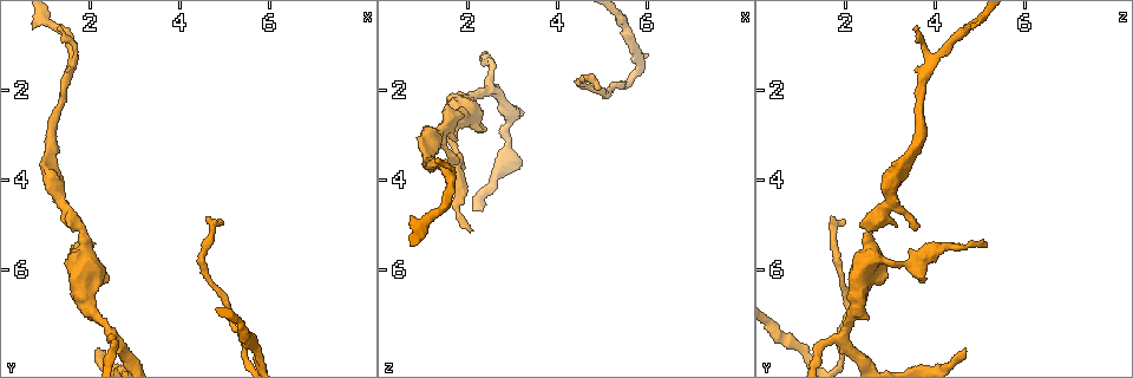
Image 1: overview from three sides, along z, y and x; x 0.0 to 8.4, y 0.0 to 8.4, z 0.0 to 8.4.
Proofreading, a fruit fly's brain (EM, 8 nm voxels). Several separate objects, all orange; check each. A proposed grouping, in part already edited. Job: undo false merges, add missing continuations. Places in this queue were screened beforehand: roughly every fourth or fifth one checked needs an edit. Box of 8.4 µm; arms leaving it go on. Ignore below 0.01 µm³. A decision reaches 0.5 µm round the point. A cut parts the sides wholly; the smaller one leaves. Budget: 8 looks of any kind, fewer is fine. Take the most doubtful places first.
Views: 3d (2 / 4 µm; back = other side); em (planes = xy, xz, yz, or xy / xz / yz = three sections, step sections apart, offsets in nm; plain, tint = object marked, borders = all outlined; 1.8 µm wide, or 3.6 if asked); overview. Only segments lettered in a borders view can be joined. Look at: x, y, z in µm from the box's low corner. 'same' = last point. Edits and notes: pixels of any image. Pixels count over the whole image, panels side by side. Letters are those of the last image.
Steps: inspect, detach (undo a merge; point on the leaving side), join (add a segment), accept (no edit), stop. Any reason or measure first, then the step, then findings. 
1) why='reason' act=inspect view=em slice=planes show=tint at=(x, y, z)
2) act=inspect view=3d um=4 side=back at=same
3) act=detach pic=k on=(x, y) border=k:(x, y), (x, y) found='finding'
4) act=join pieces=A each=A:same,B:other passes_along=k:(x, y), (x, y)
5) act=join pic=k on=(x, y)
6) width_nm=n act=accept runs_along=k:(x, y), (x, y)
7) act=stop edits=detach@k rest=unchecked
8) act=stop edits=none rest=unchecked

why='end of a long branch' act=inspect view=em slice=planes show=borders at=(2.25, 7.75, 4.70)

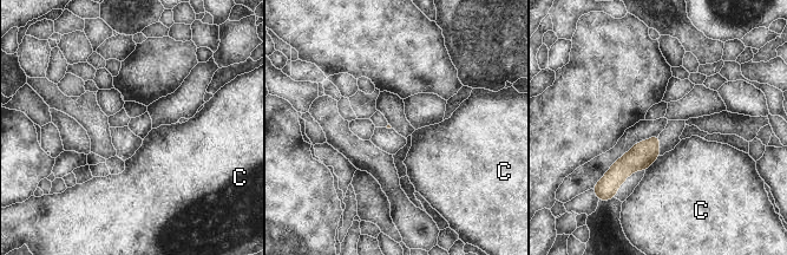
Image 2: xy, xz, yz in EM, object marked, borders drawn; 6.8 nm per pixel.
act=accept each=C:other border=2:(660, 156), (644, 170) found='no lettered segment goes on from it'

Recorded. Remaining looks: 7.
why='tapers out' act=inspect view=em slice=planes show=borders at=(4.90, 4.90, 1.95)

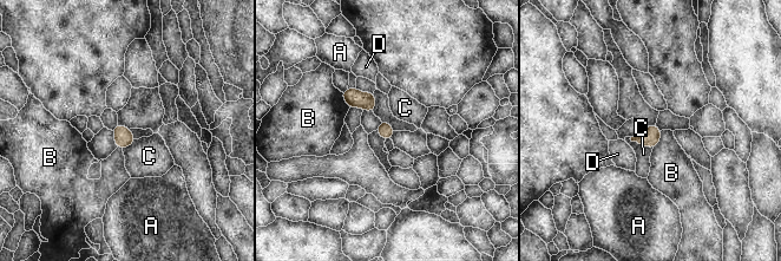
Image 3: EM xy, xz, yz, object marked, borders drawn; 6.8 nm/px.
act=accept each=A:other,B:other,C:other,D:other found='none of them fits'

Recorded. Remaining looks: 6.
why='tapers out' act=inspect view=em slice=yz step=8 show=borders at=(1.30, 0.60, 3.60)

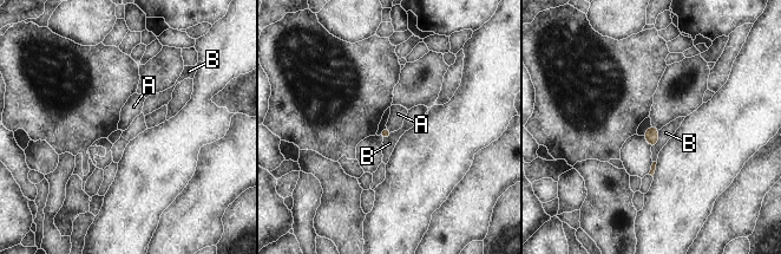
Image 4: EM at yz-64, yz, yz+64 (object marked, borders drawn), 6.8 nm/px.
width_nm=70 act=join pieces=A each=A:same,B:other passes_along=4:(386, 132), (389, 129), (398, 114) found='it goes on there'

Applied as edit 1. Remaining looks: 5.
act=stop edits=join@4 rest=unchecked

